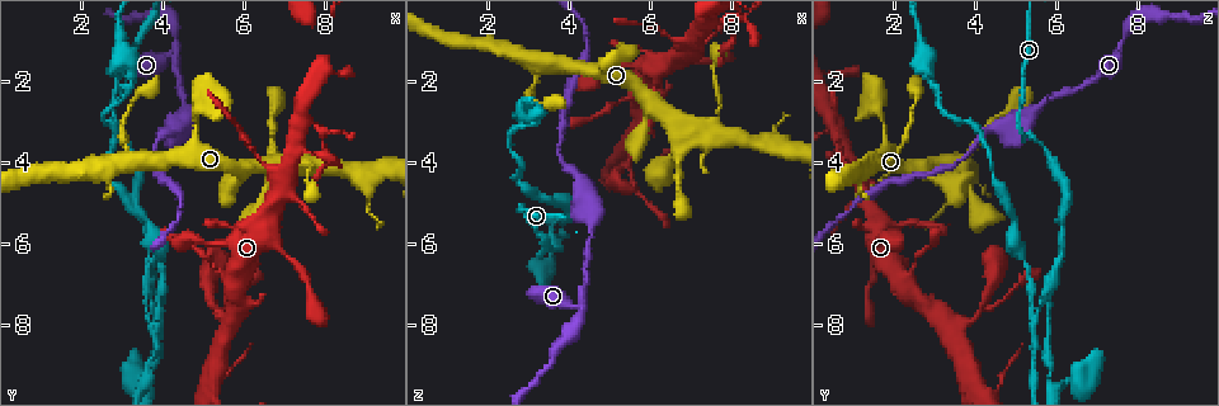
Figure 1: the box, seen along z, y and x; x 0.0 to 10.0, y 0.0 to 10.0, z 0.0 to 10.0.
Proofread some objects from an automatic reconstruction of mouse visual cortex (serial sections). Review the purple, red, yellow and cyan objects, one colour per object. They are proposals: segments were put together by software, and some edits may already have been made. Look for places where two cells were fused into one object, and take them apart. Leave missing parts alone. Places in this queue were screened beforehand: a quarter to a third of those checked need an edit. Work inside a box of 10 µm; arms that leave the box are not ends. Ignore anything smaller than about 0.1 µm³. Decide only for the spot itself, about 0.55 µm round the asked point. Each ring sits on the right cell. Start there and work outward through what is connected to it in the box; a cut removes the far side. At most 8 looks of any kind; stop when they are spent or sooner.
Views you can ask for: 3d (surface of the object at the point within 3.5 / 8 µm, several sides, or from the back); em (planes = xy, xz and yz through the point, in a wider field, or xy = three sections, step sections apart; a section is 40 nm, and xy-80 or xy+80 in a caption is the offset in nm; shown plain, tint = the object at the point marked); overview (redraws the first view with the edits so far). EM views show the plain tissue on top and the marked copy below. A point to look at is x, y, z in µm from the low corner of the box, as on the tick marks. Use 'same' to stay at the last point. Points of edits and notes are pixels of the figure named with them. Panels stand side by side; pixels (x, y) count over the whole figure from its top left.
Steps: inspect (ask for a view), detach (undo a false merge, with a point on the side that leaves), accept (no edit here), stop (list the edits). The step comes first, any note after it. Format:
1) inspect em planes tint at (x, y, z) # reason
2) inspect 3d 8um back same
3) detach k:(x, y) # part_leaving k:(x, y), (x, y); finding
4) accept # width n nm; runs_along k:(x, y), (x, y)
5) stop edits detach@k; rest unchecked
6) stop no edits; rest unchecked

inspect 3d 3.5um at (5.00, 6.05, 1.55) # narrows sharply

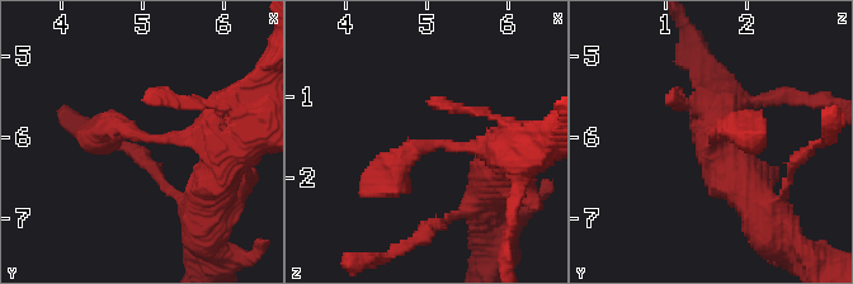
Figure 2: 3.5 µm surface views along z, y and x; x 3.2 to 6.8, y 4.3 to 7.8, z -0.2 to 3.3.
inspect em xy step 2 tint at (5.05, 6.00, 1.55) # need the tissue

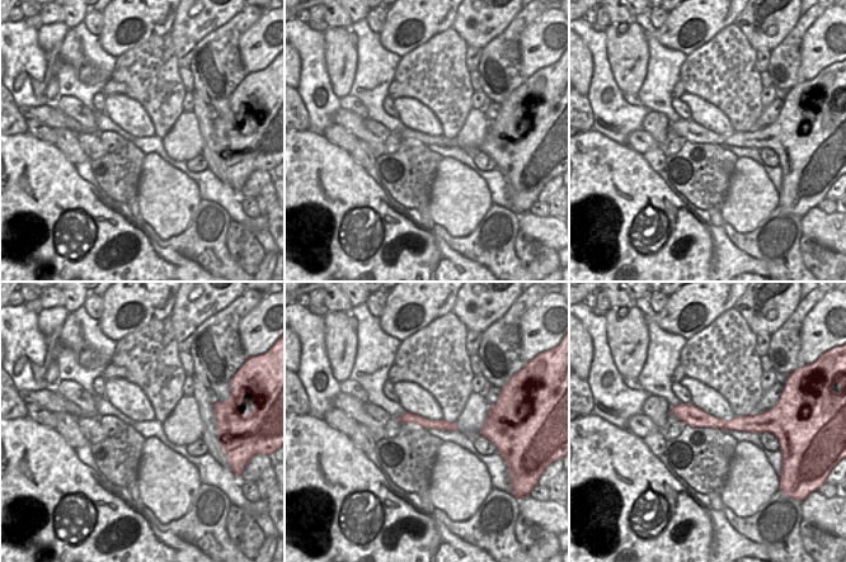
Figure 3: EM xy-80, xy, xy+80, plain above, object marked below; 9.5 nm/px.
accept # runs_along 2:(513, 151), (423, 143), (368, 189); one cell here

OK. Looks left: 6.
inspect 3d 3.5um at (2.80, 3.15, 5.10) # sharp bend

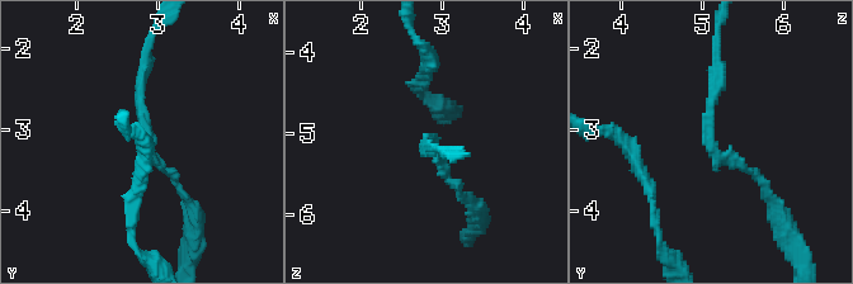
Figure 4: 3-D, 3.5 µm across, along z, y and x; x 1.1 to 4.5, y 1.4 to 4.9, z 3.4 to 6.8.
inspect em planes tint at (2.90, 3.10, 5.05) # arm_widths 100, 150 nm; need the tissue

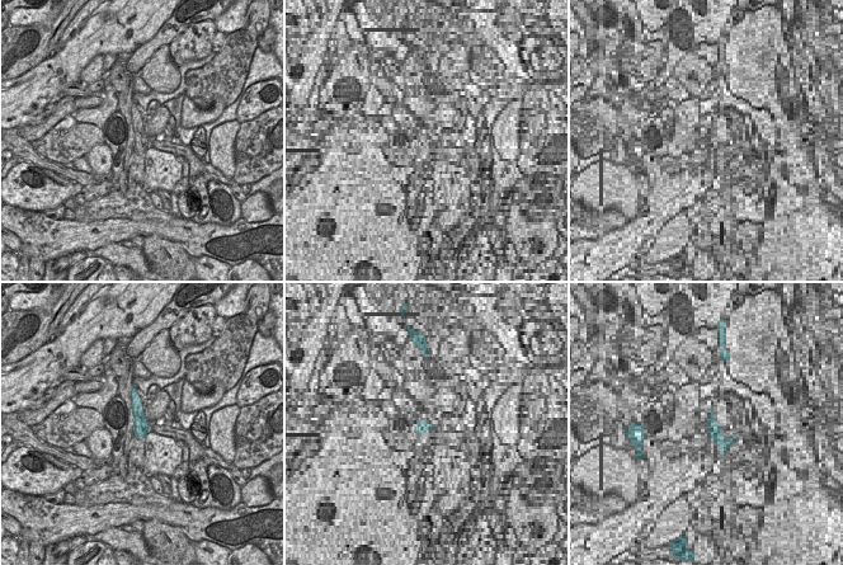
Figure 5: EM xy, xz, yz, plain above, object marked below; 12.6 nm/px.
accept # all the same cell

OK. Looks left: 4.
inspect 3d 3.5um at (3.70, 7.20, 5.80) # a fork

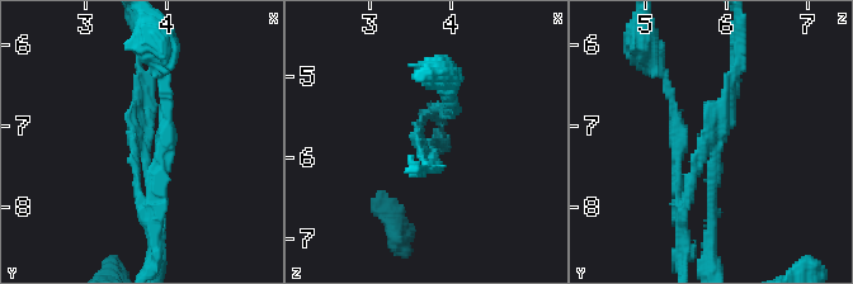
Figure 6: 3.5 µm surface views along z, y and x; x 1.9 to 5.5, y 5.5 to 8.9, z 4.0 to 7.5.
inspect em xy step 3 tint at (3.70, 7.15, 5.85) # arms 3; arm_widths 100, 100, 150 nm; now the EM

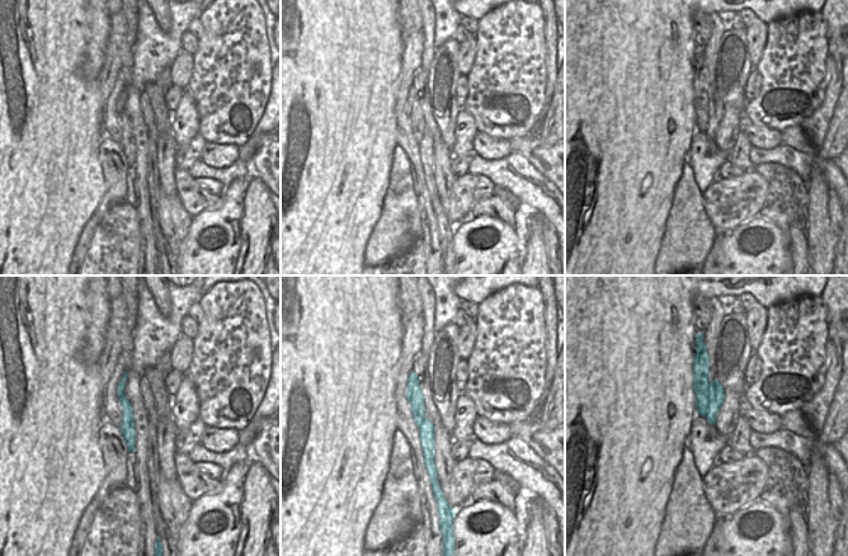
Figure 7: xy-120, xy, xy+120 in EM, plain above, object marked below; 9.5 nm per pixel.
detach 6:(161, 173) # border 7:(710, 385), (708, 406), (705, 415); two cells meet here

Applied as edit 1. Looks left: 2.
stop edits detach@6; rest unchecked

